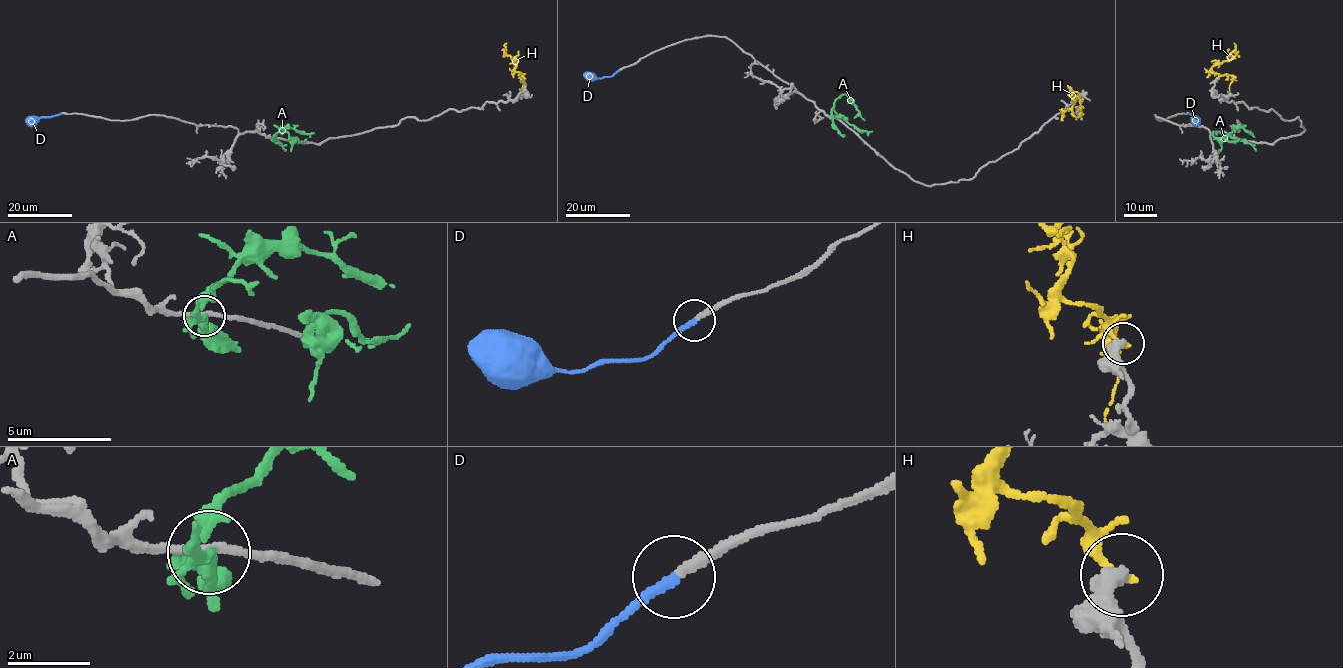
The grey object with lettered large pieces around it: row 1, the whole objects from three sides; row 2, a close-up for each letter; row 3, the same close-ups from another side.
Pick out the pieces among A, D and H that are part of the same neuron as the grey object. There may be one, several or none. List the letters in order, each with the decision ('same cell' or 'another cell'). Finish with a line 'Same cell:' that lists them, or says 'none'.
A: another cell
D: same cell
H: another cell
Same cell: D

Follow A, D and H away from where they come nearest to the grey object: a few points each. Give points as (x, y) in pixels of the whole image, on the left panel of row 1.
A: (274, 137), (277, 133), (287, 132), (299, 141), (306, 139)
D: (61, 113), (31, 118), (26, 123)
H: (524, 78), (516, 71), (516, 62), (505, 52), (506, 43)

